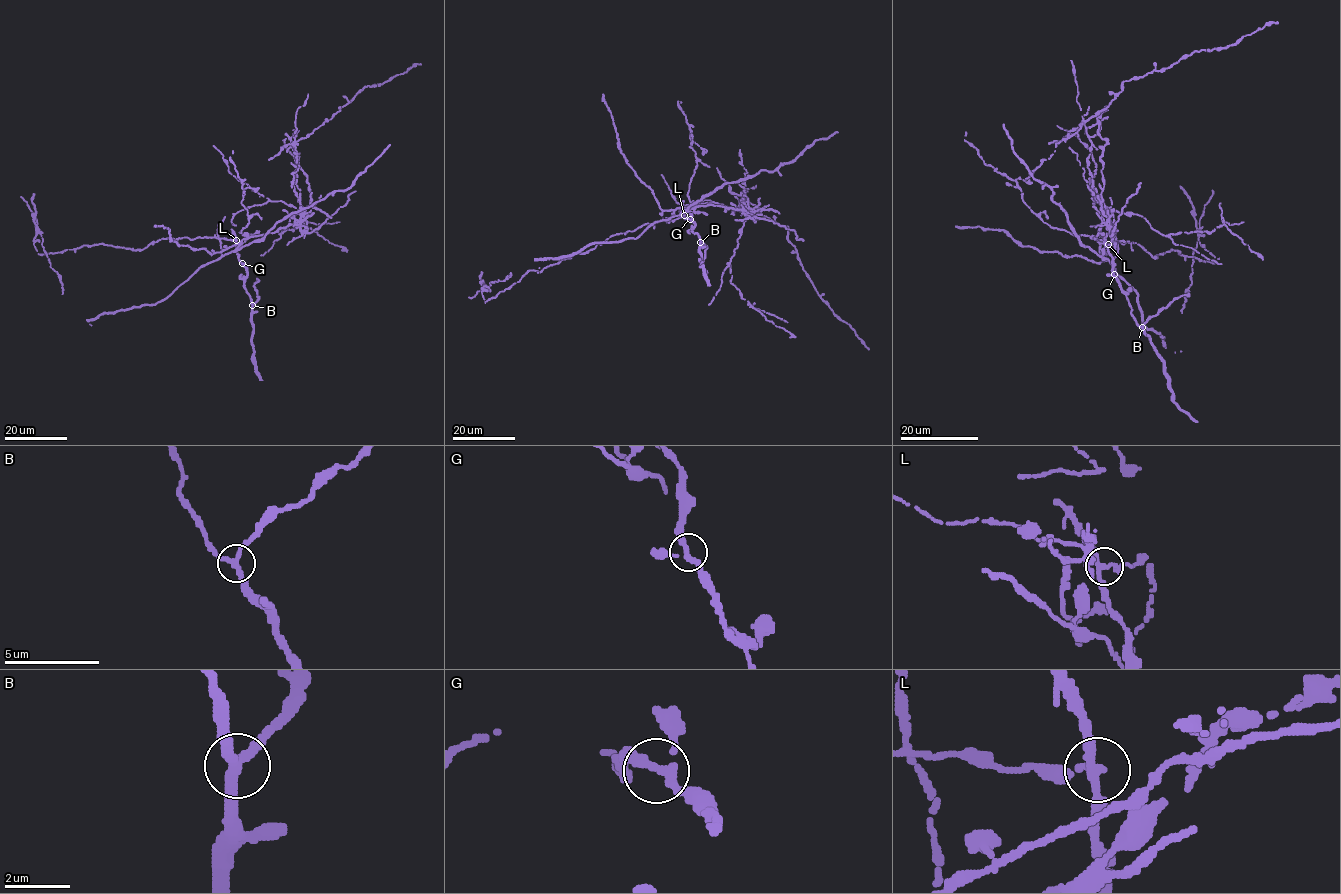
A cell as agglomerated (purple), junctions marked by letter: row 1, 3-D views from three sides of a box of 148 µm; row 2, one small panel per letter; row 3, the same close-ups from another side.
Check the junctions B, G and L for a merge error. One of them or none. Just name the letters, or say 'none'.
L

